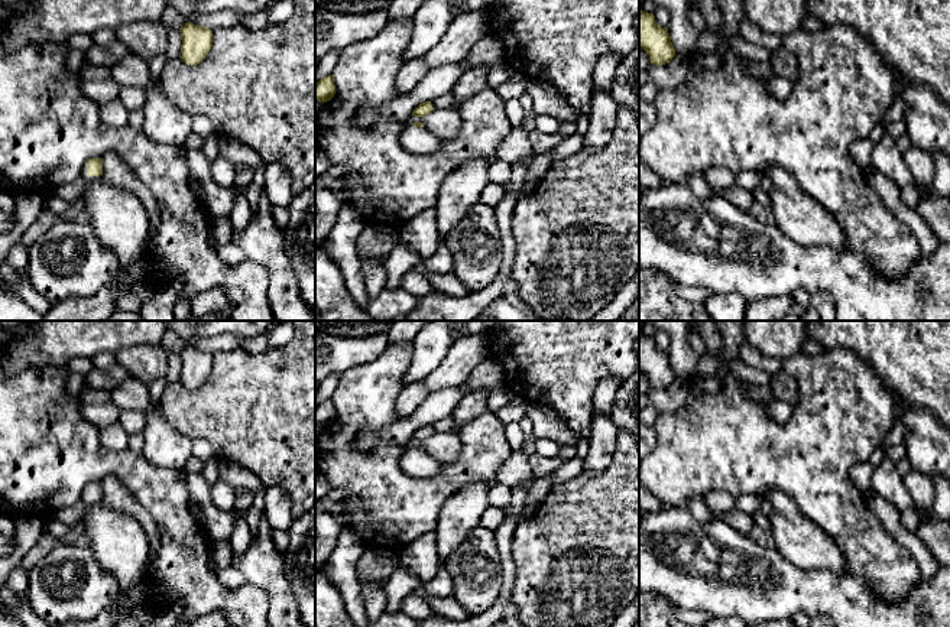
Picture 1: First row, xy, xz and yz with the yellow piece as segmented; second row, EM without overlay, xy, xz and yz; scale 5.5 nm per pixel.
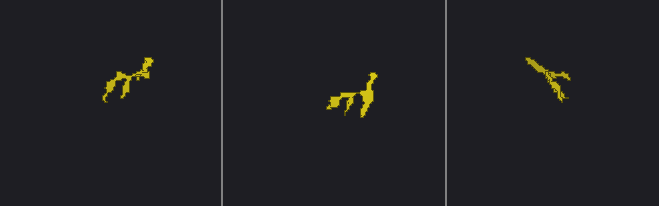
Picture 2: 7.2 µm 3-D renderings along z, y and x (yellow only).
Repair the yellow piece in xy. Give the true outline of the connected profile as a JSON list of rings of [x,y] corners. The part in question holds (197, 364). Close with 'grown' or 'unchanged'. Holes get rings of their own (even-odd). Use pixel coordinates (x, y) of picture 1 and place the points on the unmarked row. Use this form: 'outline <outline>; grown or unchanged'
outline [[[187,345],[179,351],[179,357],[182,364],[179,381],[187,389],[198,389],[213,370],[213,354]]]; unchanged

